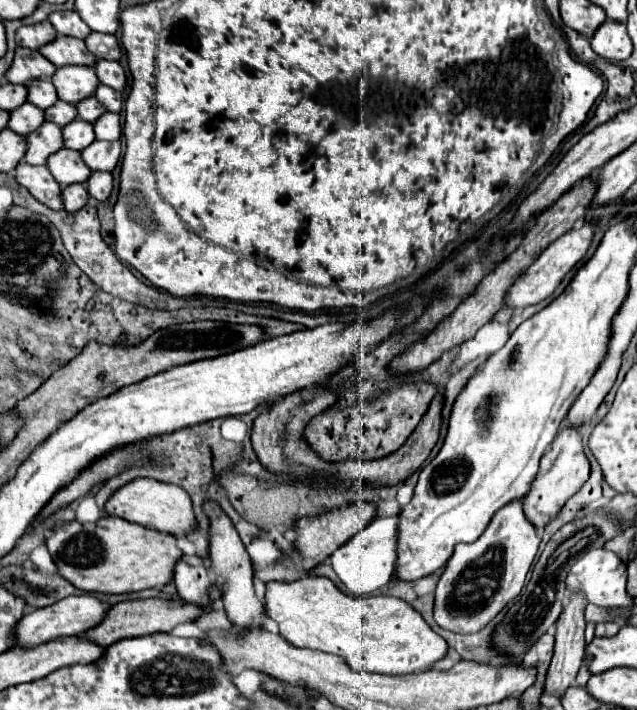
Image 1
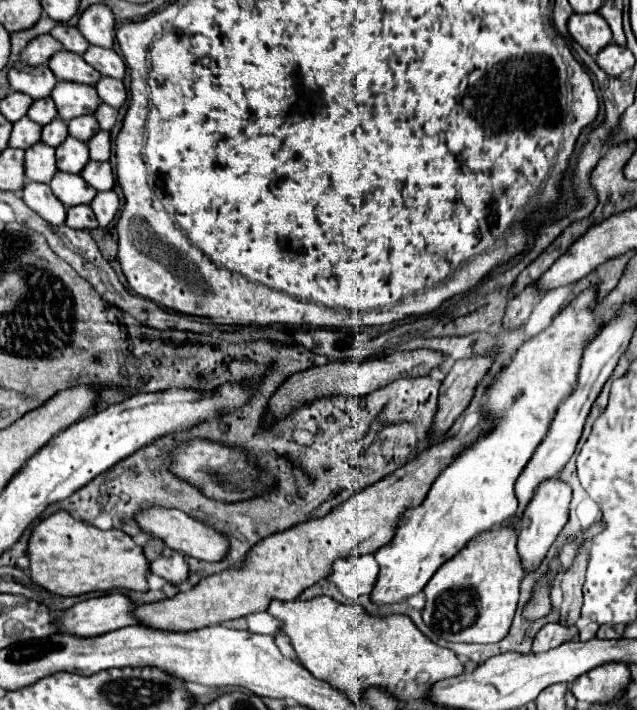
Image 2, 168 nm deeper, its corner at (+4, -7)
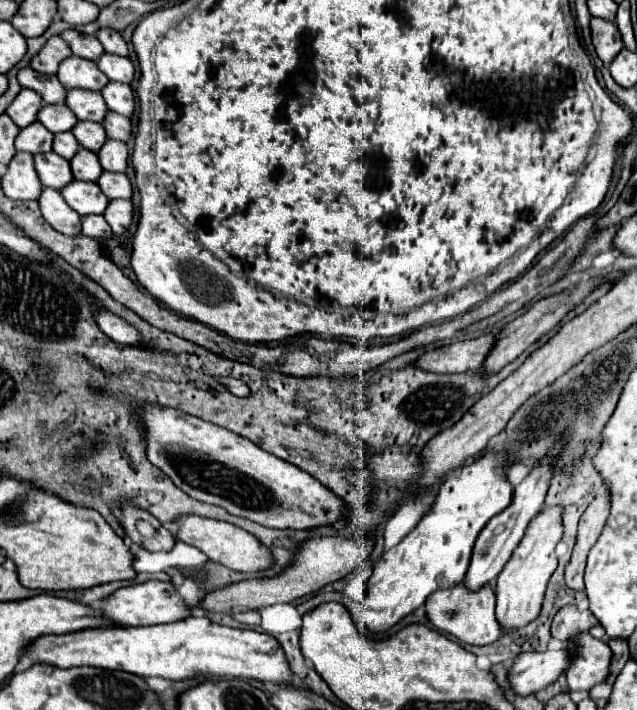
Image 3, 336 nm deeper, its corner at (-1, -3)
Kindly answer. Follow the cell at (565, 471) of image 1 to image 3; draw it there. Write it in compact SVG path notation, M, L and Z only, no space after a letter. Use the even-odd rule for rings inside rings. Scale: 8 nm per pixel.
M542 508L538 516L532 518L532 522L526 528L526 534L518 548L512 552L512 558L508 560L502 574L496 578L496 618L504 626L504 630L520 628L532 622L544 600L546 584L556 570L556 554L554 548L562 538L562 508Z

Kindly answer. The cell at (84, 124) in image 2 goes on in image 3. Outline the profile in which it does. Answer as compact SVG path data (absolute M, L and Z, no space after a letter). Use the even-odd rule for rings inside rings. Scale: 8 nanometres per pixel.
M84 120L84 122L78 122L74 128L72 128L72 134L76 136L78 144L92 150L92 152L98 152L98 148L104 144L106 140L106 132L102 128L102 124L94 124L90 120Z

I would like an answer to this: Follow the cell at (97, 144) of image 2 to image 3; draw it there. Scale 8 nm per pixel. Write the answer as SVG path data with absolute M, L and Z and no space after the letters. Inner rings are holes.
M106 140L106 144L98 150L98 158L100 158L100 164L104 170L126 172L128 146L120 140Z

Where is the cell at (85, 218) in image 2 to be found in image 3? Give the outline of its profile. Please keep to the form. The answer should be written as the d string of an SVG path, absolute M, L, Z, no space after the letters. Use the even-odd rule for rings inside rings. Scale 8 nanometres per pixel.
M84 216L82 218L82 234L90 238L110 238L112 230L106 224L104 216Z

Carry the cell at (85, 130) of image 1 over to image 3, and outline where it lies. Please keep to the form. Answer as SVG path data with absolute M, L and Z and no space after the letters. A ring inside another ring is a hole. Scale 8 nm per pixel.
M86 148L78 150L78 156L70 160L72 174L76 180L86 180L86 182L96 182L98 176L102 174L102 166L98 164L96 152L86 152Z

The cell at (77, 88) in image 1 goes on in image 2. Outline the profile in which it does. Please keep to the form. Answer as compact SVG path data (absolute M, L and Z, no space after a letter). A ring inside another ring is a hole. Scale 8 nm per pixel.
M59 82L57 88L53 88L51 98L63 122L69 122L83 114L95 114L101 102L95 88L85 88L85 84L67 84L67 82Z

